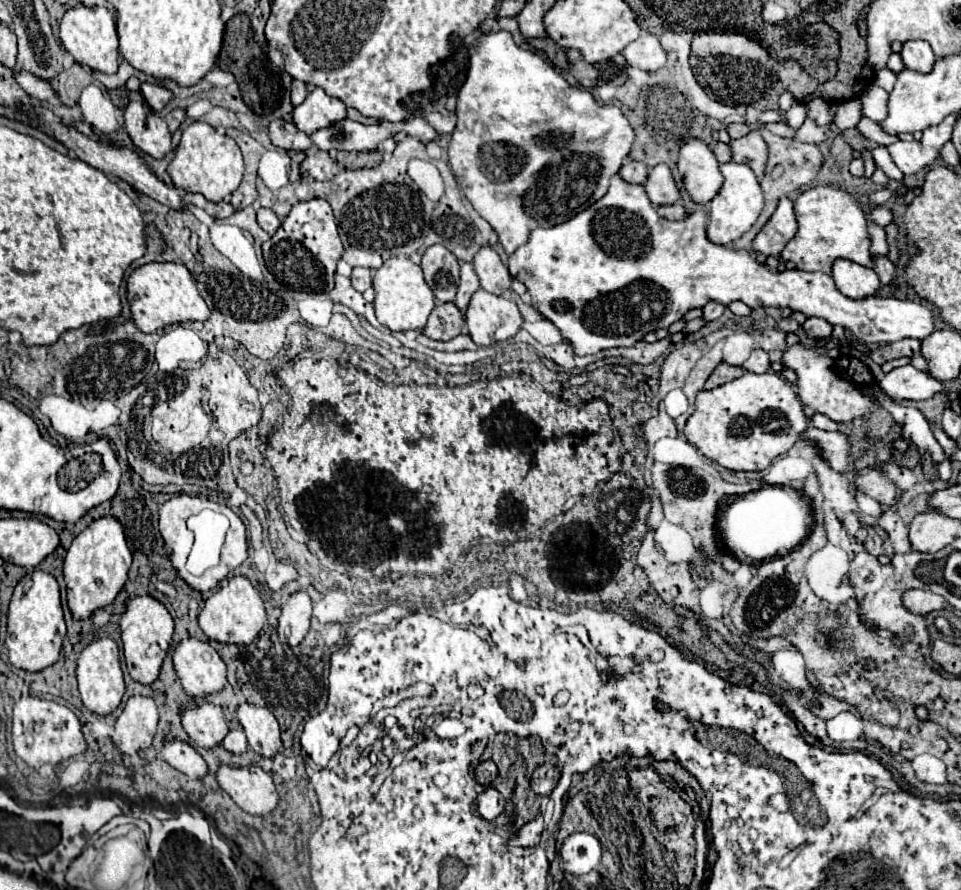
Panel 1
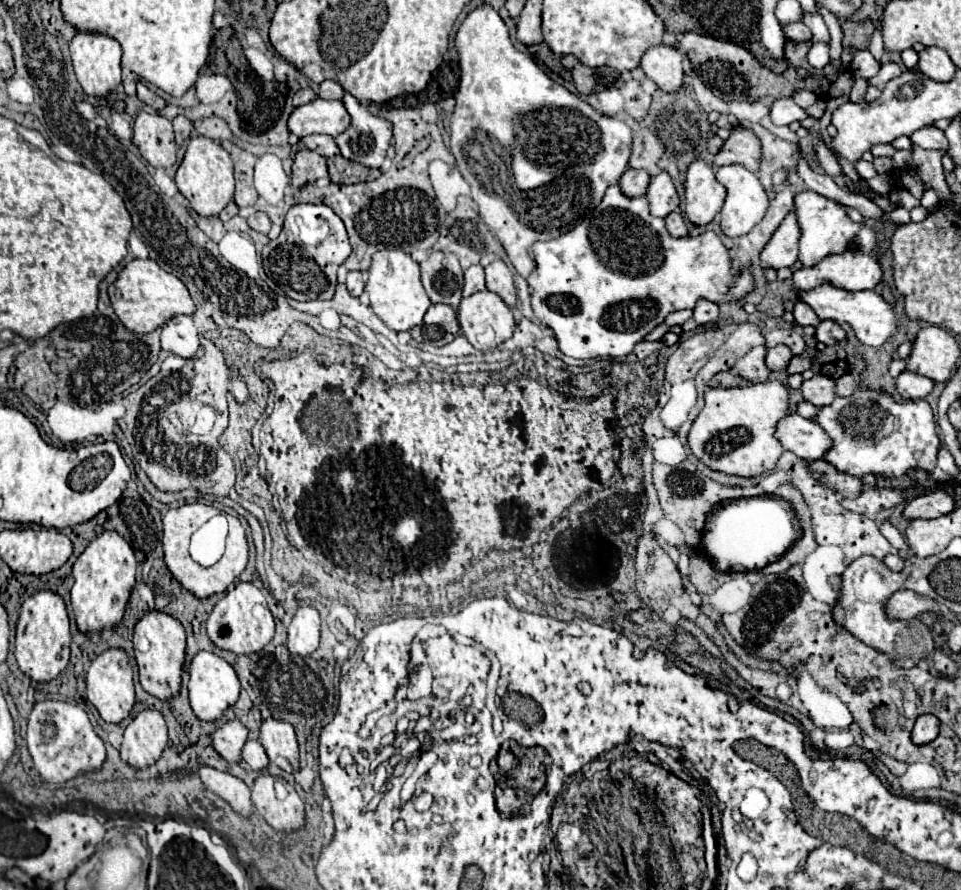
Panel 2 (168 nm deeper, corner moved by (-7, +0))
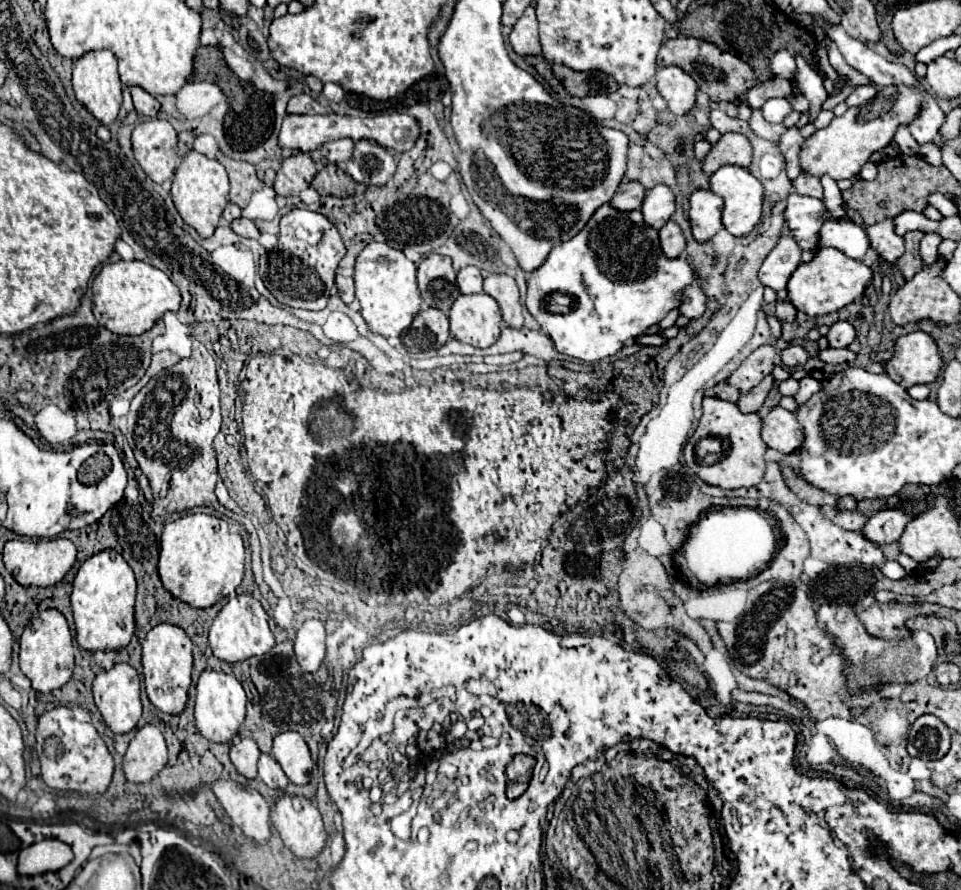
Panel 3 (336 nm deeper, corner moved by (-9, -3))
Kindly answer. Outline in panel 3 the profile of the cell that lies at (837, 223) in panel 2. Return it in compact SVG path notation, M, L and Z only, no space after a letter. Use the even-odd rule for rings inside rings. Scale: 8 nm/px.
M789 194L785 206L785 222L801 250L817 250L819 228L823 226L823 204L811 196Z

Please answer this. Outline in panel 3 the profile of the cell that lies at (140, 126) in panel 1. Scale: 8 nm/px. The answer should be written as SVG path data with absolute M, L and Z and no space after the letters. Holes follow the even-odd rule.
M151 118L137 124L131 142L135 160L153 182L163 184L173 178L177 168L177 132L167 120Z

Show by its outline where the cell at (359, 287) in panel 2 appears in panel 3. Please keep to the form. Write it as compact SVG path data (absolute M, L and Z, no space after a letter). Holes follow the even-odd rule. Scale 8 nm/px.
M337 276L335 278L335 286L339 290L339 298L345 302L345 304L351 304L355 300L355 284L353 284L353 278L345 278L345 276Z

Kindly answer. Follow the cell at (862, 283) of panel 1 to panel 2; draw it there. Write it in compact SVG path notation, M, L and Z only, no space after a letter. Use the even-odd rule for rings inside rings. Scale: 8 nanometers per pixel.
M851 249L849 253L839 253L839 255L829 255L821 261L821 265L815 265L813 269L799 269L793 273L793 285L795 289L811 289L817 285L817 281L833 281L833 285L841 285L841 289L849 291L865 291L865 289L875 289L877 283L881 283L883 271L873 255L861 253Z

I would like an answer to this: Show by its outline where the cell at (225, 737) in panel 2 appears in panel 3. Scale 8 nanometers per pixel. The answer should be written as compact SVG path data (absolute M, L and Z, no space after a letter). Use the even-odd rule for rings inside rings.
M241 738L235 744L231 744L231 762L237 768L239 774L243 774L247 780L257 778L257 760L259 760L259 748L257 742L251 738Z

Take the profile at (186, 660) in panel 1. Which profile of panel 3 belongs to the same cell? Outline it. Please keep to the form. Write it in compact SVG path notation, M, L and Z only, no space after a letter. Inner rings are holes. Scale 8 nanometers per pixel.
M205 670L199 676L197 682L197 700L195 700L195 720L199 732L209 740L217 744L231 744L233 738L237 738L239 728L245 722L245 706L247 696L241 686L241 682L233 674Z

